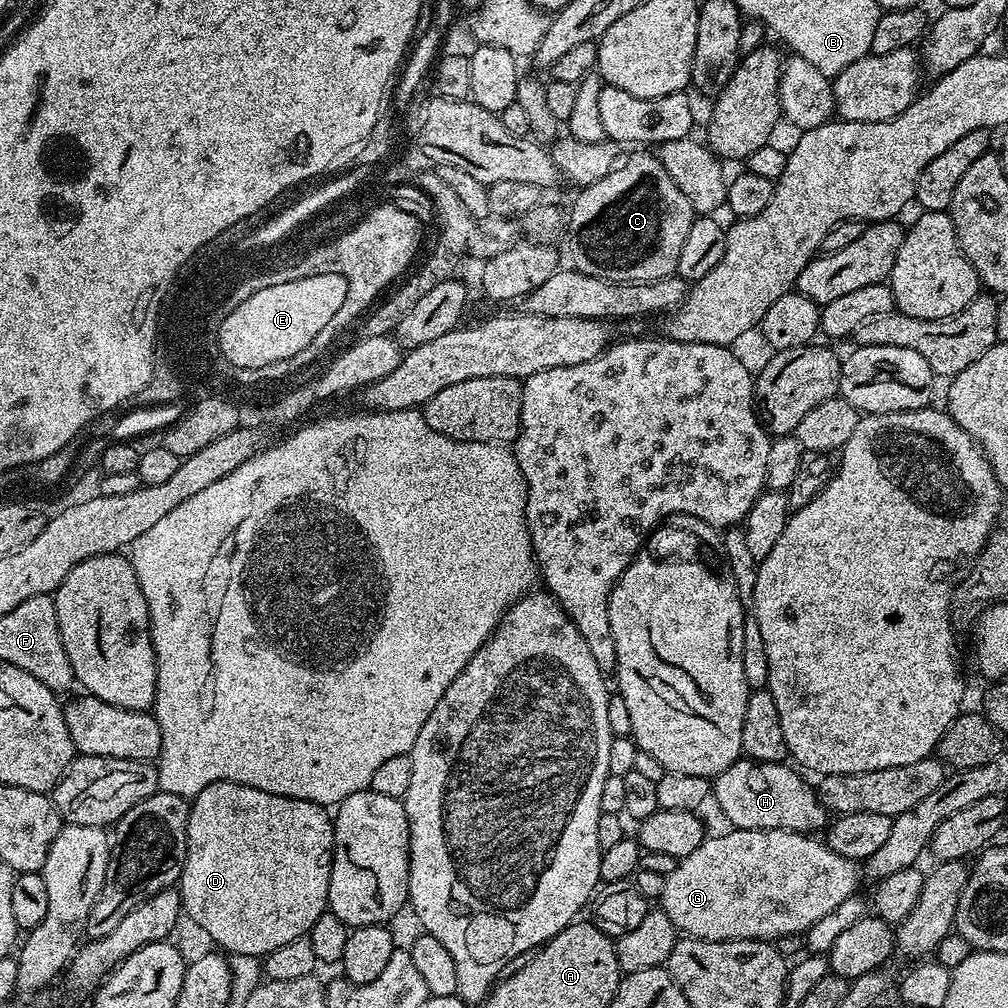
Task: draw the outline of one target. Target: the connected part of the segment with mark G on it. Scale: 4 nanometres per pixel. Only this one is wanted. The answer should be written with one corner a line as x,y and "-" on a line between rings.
732,828
721,836
709,835
700,845
698,850
686,854
677,863
676,869
670,875
664,877
664,889
660,895
659,907
674,922
677,933
694,940
709,940
710,942
722,942
723,940
767,940
776,941
780,936
799,932
806,933
808,928
814,926
820,918
825,917
830,911
837,909
846,898
857,895
856,886
862,881
862,868
857,861
850,858
842,858
842,854
834,854
823,839
813,838
802,832
787,832
785,828
767,828
766,830
746,830
745,828

